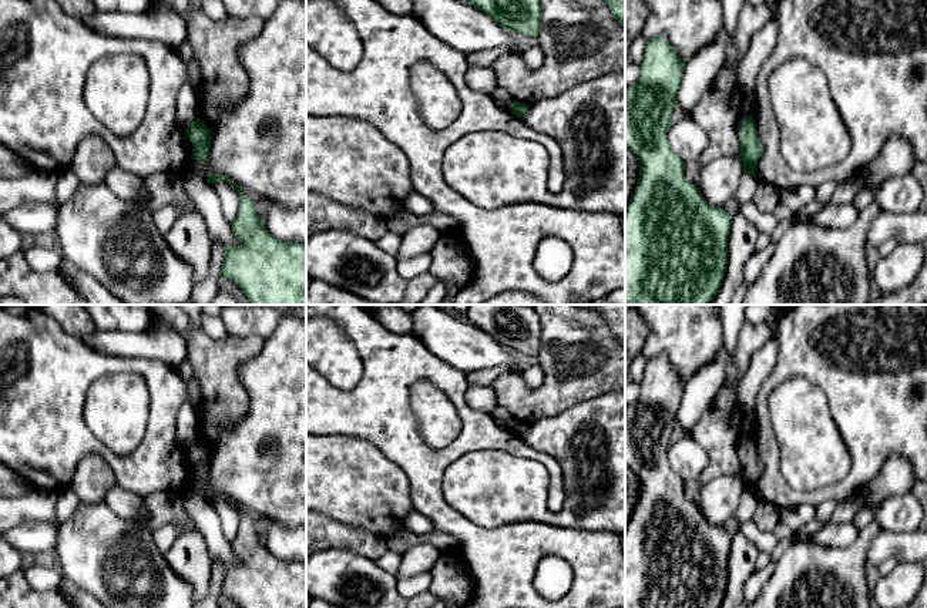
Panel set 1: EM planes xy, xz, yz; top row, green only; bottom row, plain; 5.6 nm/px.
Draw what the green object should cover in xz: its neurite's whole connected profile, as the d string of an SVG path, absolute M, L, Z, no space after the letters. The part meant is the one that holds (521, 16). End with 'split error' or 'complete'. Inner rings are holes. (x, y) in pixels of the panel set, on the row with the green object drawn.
M467 0L510 31L537 37L540 33L540 0Z; complete

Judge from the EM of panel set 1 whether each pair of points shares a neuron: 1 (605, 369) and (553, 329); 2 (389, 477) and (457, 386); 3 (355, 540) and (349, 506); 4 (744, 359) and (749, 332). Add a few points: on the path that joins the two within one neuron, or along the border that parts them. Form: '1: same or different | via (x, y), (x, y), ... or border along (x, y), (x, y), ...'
1: same | via (593, 360), (566, 336)
2: different | border along (372, 444), (407, 477), (410, 497)
3: different | border along (322, 513), (383, 538)
4: same | via (744, 352), (749, 339)

